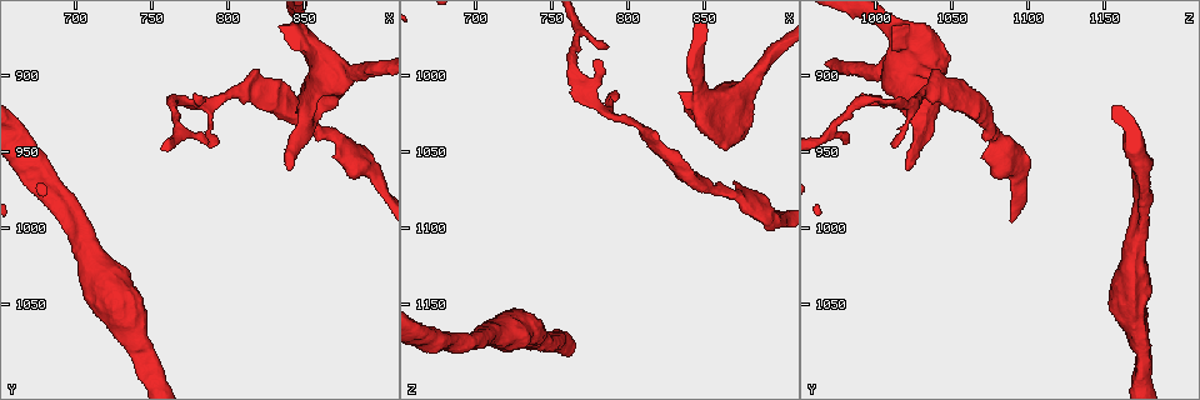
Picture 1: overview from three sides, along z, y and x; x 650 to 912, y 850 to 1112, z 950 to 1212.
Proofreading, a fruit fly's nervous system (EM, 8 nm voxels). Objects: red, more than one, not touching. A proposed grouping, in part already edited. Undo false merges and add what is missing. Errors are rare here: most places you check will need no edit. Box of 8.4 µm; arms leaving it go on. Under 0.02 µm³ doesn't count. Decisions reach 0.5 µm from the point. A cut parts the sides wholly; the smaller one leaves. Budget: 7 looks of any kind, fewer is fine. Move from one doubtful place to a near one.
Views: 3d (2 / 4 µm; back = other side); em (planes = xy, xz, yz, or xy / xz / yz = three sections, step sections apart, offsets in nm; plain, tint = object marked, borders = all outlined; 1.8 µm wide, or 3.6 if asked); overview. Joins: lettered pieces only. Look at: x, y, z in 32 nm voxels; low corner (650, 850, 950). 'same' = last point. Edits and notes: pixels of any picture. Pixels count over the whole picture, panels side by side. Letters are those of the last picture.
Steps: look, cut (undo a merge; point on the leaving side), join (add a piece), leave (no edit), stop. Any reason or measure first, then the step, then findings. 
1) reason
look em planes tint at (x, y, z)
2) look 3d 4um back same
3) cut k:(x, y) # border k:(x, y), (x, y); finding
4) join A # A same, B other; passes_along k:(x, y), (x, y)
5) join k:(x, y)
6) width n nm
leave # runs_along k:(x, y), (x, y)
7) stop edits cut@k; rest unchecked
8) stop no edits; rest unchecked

long arm stops here
look em 3.6um planes plain at (840, 960, 1020)

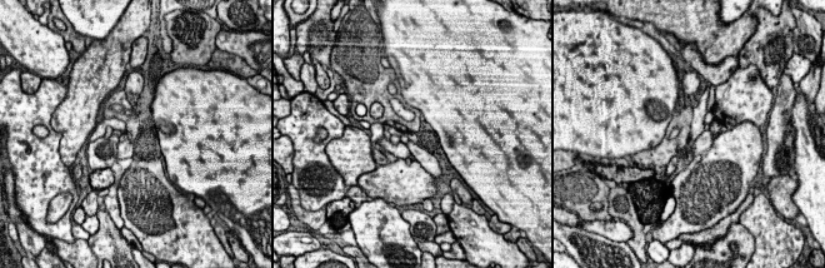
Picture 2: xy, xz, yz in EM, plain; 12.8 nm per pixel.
look em 3.6um planes borders same

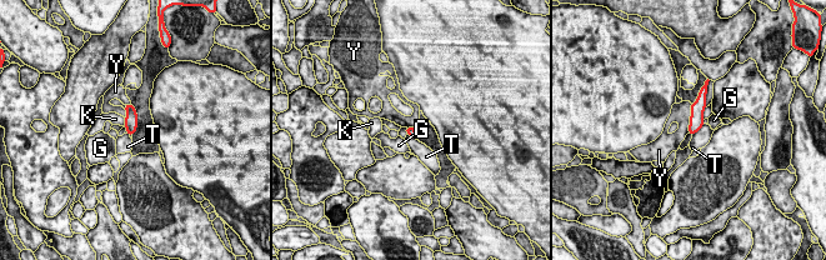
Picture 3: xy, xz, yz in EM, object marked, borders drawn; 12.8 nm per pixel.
leave # G other, K other, T other, Y other; border 3:(691, 104), (687, 133); no lettered piece goes on from it

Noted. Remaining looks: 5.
thick end
look 3d 4um at (820, 896, 1036)

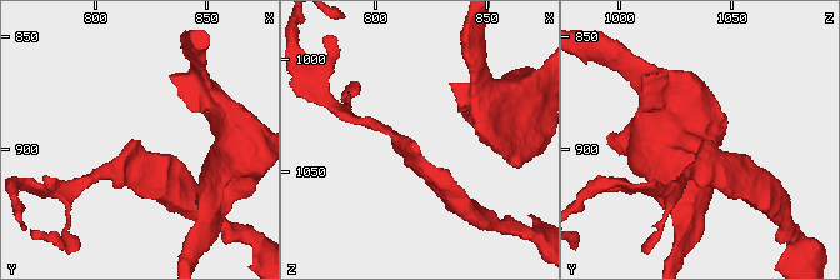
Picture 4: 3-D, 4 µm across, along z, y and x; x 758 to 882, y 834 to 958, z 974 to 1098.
look em yz step 8 borders at (820, 897, 1037)

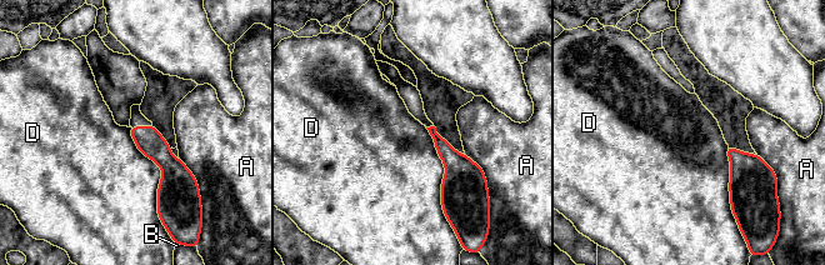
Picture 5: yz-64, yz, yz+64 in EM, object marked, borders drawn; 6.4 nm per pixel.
cut it another way
look em planes borders same

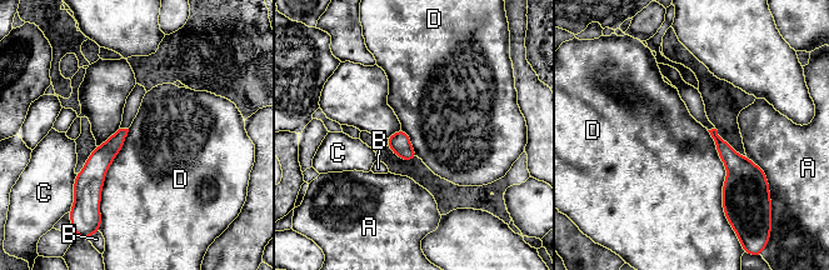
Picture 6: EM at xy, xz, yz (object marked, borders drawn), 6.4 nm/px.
longest_contact D 600 nm
leave # A other, B other, C other, D other; border 6:(129, 129), (106, 173), (100, 214); no lettered piece goes on from it

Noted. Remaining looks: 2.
tapers out
look em 3.6um planes tint at (776, 912, 990)

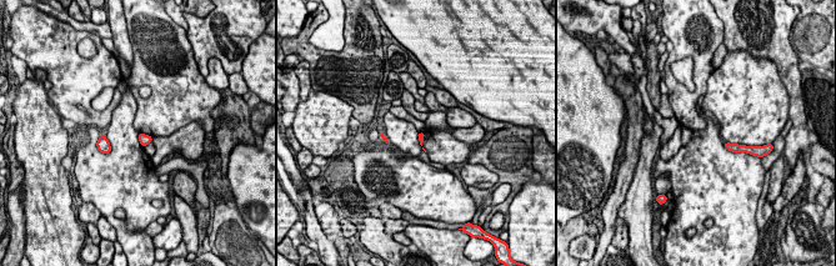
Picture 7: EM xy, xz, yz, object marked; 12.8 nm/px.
what lies round it
look em 3.6um planes borders same

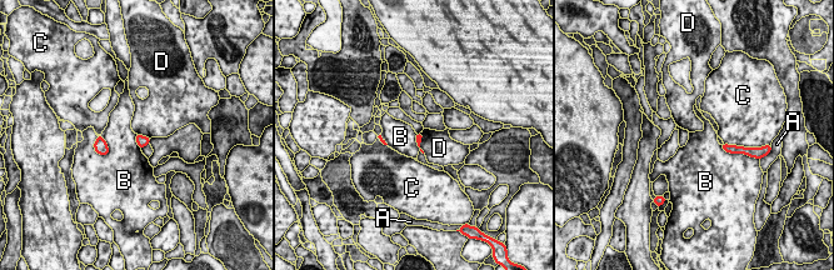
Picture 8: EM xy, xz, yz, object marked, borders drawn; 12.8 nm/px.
longest_contact B 280 nm
leave # A other, B other, C other, D other; border 8:(100, 135), (108, 146), (106, 155); none of them fits

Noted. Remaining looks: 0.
stop no edits; rest unchecked

